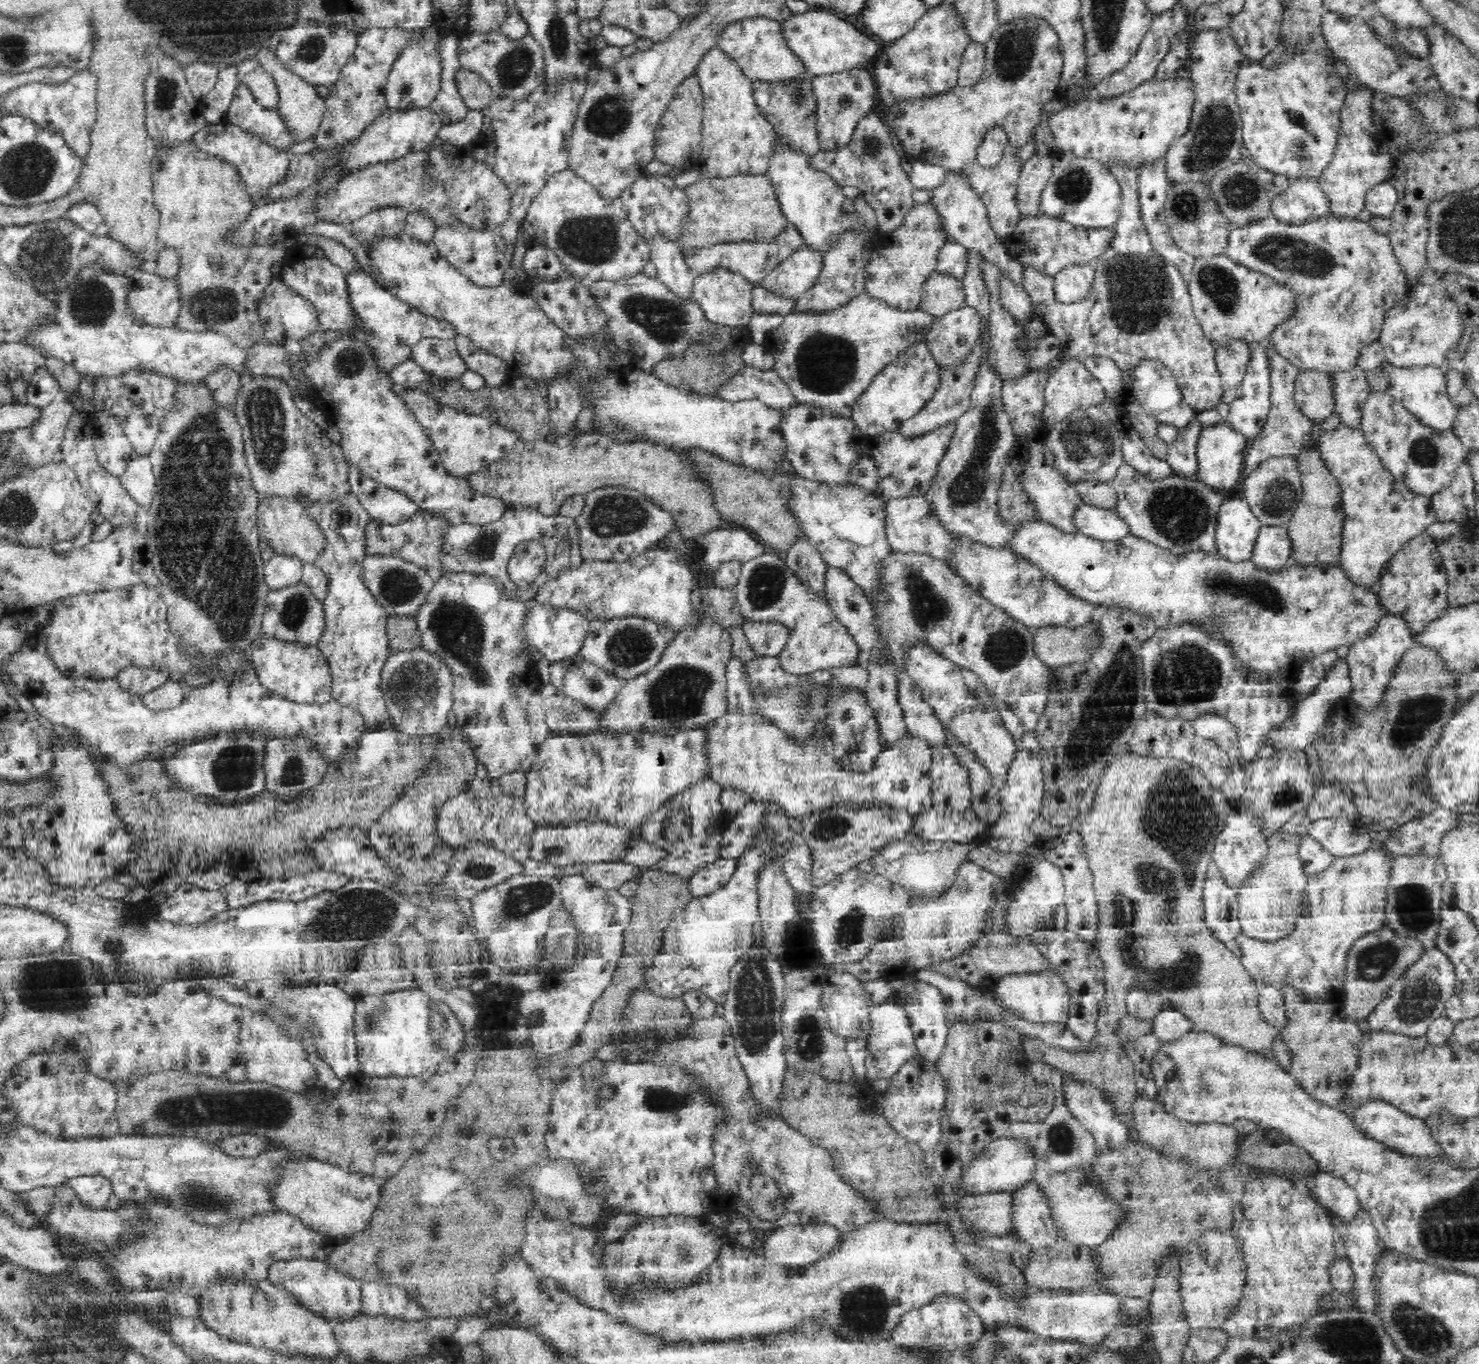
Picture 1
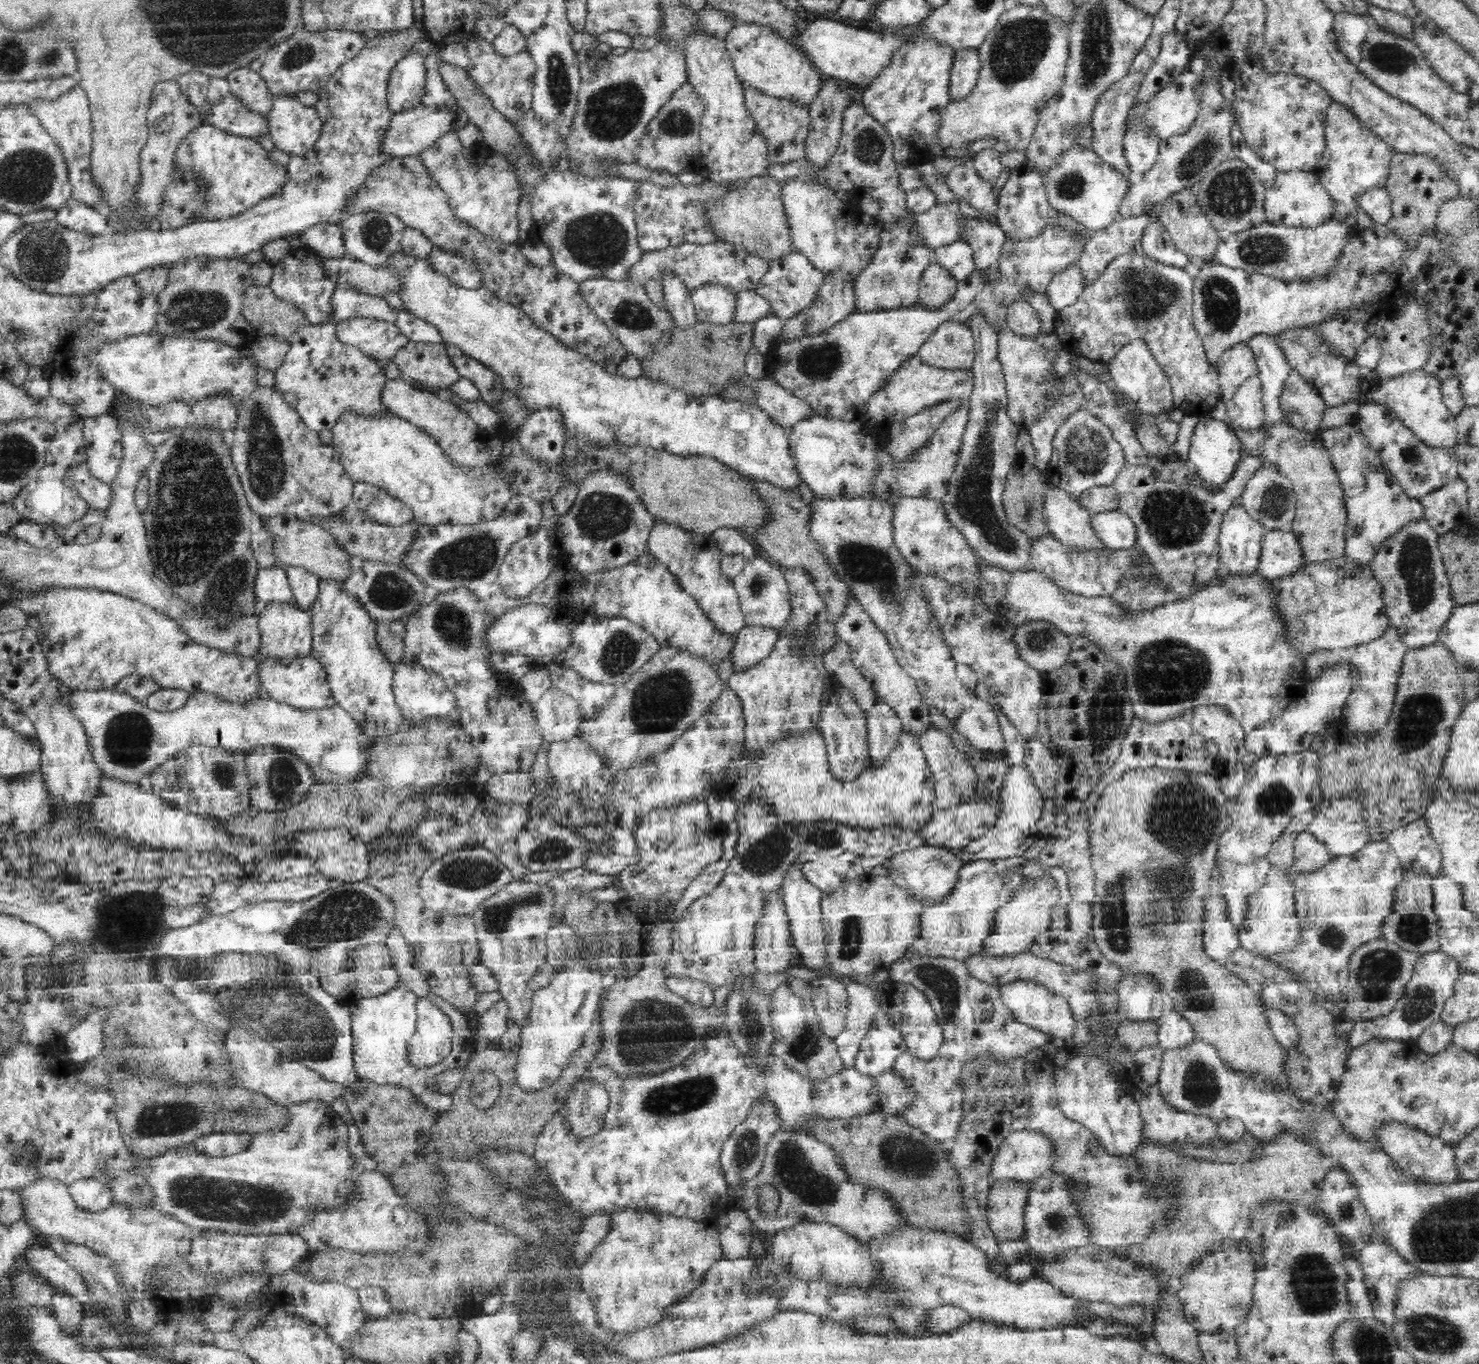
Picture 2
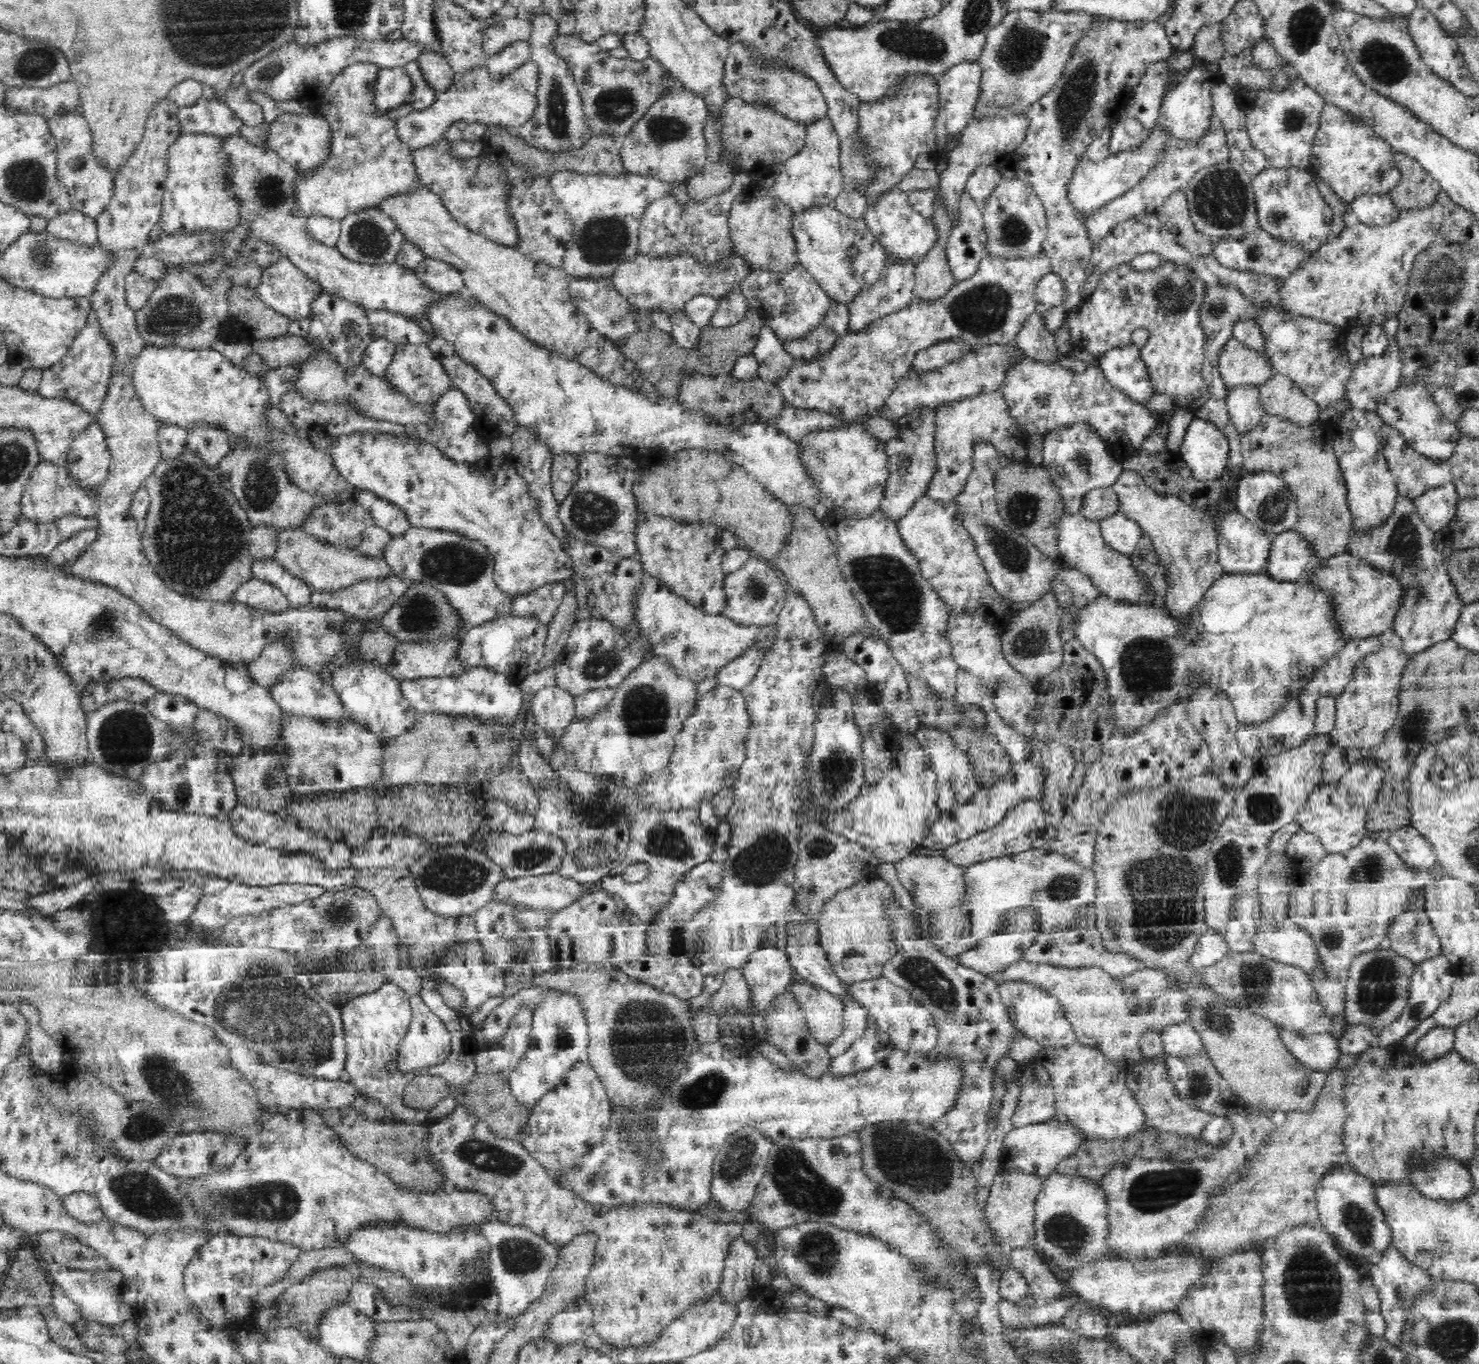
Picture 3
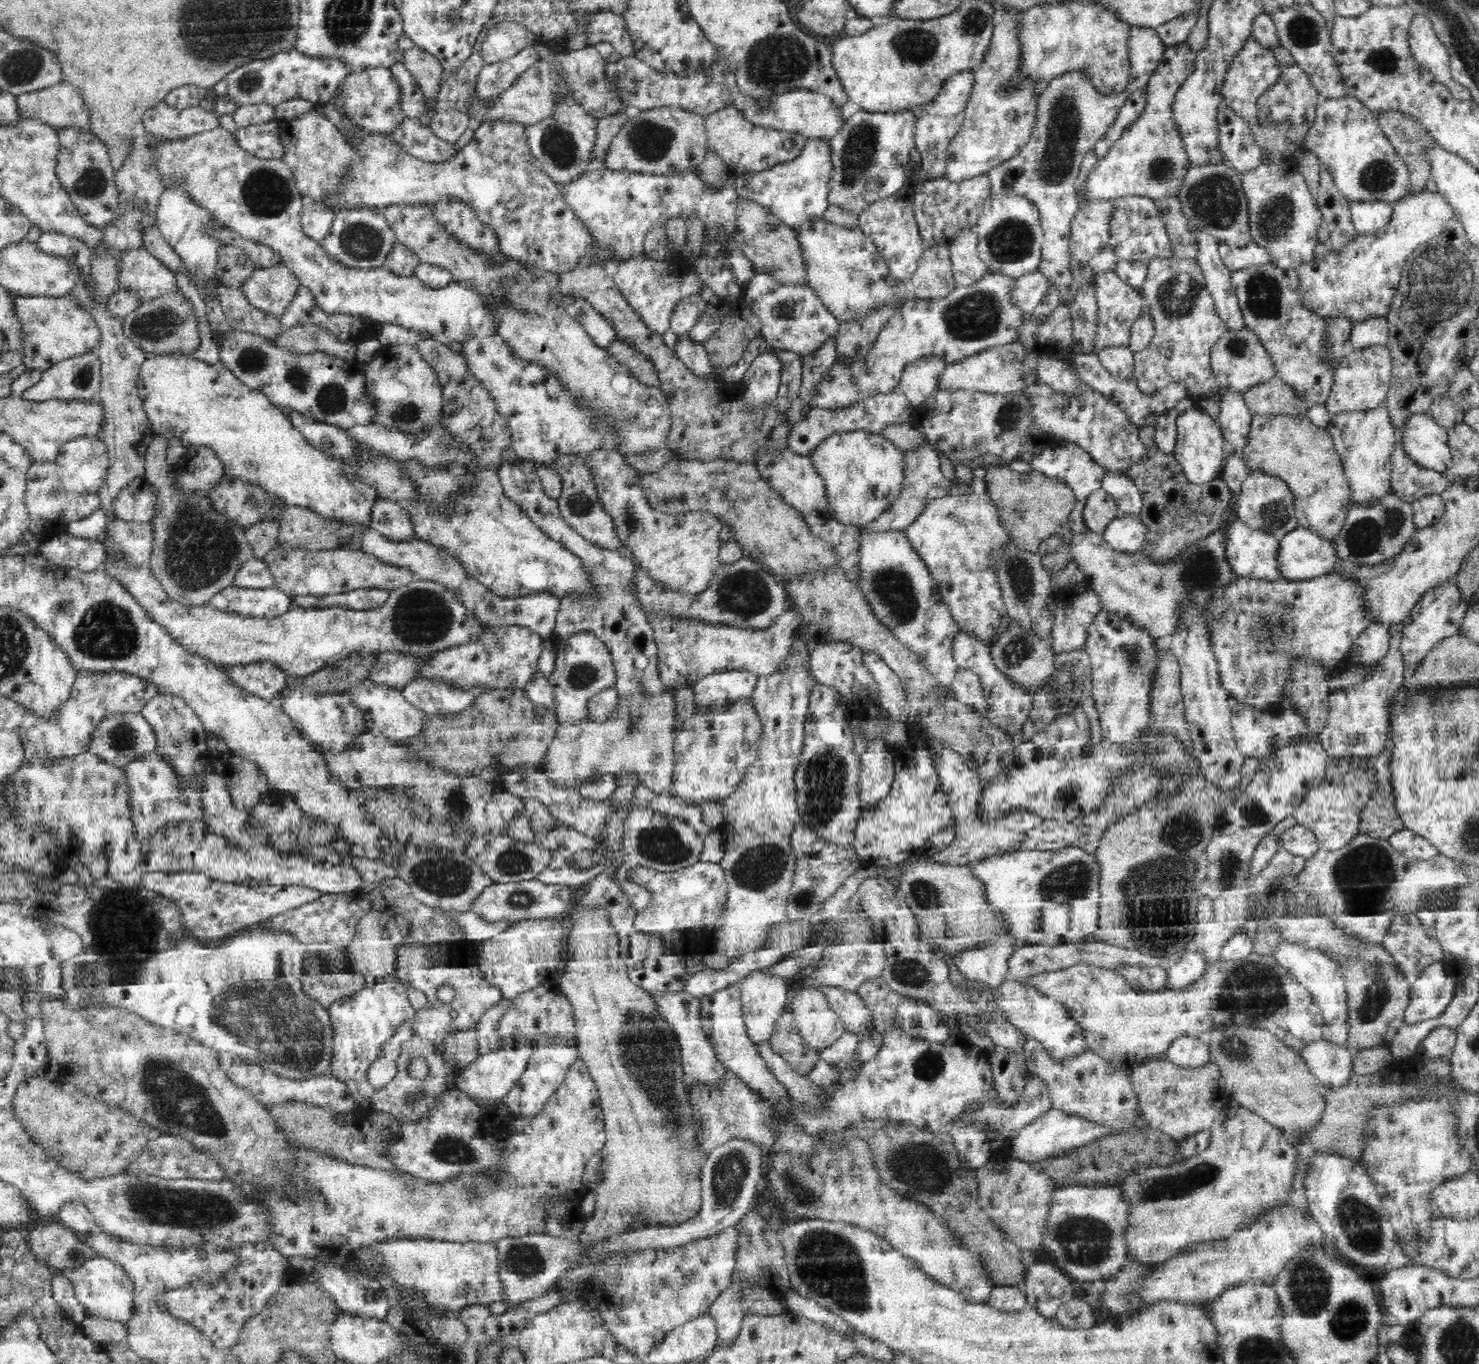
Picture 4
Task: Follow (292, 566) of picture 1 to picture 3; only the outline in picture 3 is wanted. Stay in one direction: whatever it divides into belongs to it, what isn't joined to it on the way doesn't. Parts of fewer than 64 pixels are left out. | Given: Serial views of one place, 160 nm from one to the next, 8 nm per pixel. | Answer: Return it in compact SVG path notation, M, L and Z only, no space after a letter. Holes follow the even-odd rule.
M252 578L242 584L234 592L233 600L270 613L280 613L290 607L289 598L277 584L260 578Z

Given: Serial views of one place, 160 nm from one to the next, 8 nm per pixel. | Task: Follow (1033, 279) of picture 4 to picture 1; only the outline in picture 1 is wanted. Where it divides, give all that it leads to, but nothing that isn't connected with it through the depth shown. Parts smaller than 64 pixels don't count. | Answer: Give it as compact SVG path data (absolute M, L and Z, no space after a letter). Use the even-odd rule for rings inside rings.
M1095 263L1070 264L1054 275L1054 291L1059 301L1075 303L1090 294L1095 282Z

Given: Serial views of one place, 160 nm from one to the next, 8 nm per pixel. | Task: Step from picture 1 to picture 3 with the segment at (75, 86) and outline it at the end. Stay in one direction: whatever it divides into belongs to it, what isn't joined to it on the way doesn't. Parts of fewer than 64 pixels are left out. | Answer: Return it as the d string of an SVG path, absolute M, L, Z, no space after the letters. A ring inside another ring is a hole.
M78 108L58 113L46 119L52 136L57 140L57 171L64 187L69 192L71 208L94 217L106 210L113 197L114 175L102 167L93 156L93 138L84 112Z

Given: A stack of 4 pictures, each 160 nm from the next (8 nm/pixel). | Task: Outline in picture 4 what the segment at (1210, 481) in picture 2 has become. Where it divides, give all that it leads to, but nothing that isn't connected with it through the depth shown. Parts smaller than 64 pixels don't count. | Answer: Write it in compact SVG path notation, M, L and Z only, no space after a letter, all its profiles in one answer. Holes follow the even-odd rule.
M1195 405L1178 416L1177 446L1174 452L1186 478L1194 484L1209 483L1220 478L1224 466L1224 436L1219 424Z

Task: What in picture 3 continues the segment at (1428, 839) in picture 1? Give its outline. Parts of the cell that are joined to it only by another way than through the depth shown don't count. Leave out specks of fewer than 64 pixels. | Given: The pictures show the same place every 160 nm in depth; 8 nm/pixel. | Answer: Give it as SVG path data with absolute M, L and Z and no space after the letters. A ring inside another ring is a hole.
M1411 824L1391 832L1387 843L1410 870L1429 870L1438 863L1433 846Z

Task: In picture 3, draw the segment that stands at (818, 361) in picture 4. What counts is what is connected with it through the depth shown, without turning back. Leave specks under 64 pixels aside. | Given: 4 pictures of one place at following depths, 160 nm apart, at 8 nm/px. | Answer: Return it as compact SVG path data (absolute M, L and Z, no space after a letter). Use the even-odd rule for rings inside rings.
M831 299L822 322L815 326L805 337L786 339L783 347L793 357L804 357L811 361L829 351L836 339L849 328L850 307L848 302Z

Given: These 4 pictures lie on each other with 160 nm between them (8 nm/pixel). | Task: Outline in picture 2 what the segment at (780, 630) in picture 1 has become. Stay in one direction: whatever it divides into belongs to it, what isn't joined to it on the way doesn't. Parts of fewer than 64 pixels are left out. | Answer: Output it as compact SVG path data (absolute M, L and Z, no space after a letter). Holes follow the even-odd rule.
M746 625L736 635L736 642L731 652L734 671L754 666L774 650L780 633L772 627Z

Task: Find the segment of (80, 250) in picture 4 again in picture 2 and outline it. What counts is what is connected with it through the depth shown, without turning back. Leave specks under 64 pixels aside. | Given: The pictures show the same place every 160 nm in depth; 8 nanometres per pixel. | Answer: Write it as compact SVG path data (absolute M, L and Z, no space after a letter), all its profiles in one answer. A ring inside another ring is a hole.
M74 197L57 210L56 221L65 228L72 228L77 232L86 232L90 235L100 235L108 229L108 219L100 214L95 206L74 200Z

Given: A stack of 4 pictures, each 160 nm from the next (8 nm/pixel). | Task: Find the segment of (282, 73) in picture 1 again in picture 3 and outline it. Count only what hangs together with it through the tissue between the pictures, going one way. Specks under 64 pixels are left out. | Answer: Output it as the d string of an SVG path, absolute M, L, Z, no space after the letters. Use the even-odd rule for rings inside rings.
M282 112L276 120L269 124L266 145L274 152L277 152L282 159L293 165L293 168L300 171L309 171L317 167L327 157L330 146L330 125L329 122L319 113L296 114Z

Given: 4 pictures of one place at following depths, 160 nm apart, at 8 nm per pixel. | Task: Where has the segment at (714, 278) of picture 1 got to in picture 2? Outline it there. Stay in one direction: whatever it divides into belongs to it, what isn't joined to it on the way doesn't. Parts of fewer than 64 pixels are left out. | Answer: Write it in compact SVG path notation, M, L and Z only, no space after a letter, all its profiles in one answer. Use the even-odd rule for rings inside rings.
M706 283L692 291L695 315L701 323L726 325L734 322L738 291L720 283Z

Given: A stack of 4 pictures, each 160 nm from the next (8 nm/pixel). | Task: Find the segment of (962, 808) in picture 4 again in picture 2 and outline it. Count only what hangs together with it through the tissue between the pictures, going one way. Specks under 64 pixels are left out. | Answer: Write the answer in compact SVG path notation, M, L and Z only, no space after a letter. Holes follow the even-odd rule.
M931 726L924 734L919 735L920 744L927 760L927 769L935 780L934 809L947 809L954 805L968 803L975 794L976 774L973 765L962 750L956 748L946 732ZM1022 764L1009 765L1008 772L1002 781L1002 789L997 797L997 819L994 826L965 846L964 852L956 851L963 862L980 859L1002 859L1023 856L1024 852L1042 835L1038 832L1037 823L1042 816L1045 800L1042 791L1036 786L1032 771Z

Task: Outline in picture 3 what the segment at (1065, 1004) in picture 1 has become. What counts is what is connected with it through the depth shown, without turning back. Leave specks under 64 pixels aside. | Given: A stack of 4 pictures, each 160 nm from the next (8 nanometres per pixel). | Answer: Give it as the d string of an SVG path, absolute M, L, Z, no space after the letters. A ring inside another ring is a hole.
M1010 981L999 985L1004 1004L1008 1006L1010 1021L1018 1027L1021 1034L1036 1040L1042 1048L1046 1047L1070 1047L1070 1044L1077 1042L1072 1023L1066 1018L1064 1007L1060 1001L1045 991L1042 987L1023 981Z

